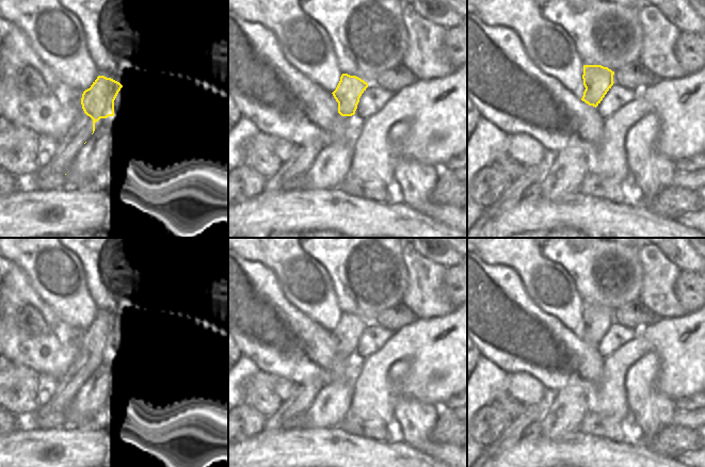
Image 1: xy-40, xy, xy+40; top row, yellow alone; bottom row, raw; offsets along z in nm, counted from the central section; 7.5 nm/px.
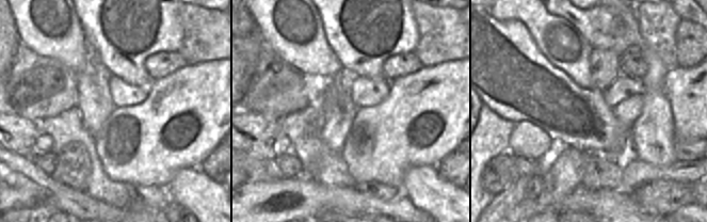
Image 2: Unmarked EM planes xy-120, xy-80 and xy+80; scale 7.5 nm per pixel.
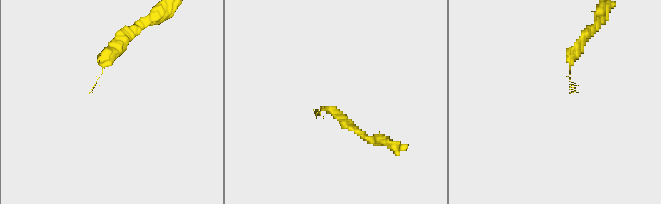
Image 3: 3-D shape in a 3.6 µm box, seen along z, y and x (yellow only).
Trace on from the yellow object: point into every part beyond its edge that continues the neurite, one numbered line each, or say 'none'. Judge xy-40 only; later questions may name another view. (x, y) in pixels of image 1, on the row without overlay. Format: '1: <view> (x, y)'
1: xy-40 (67, 387)

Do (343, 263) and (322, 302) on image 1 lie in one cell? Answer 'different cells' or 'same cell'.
different cells

